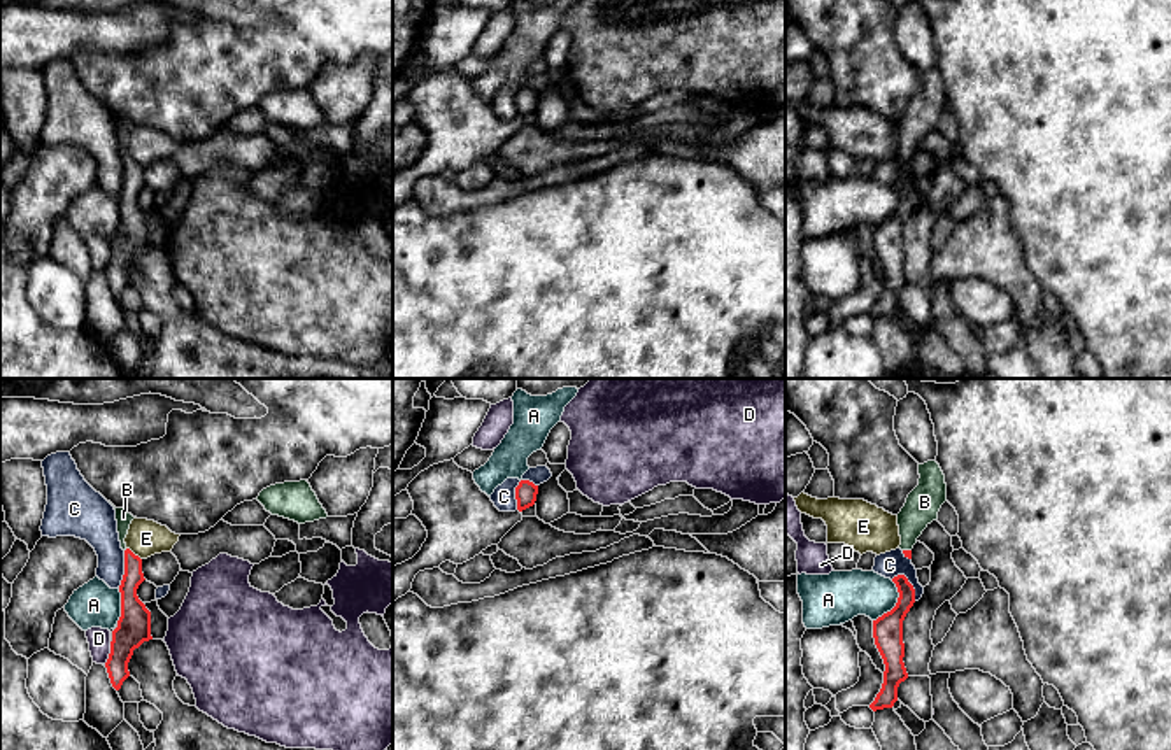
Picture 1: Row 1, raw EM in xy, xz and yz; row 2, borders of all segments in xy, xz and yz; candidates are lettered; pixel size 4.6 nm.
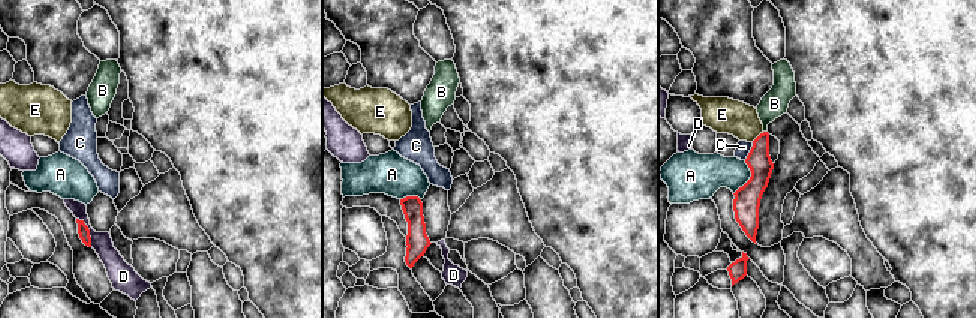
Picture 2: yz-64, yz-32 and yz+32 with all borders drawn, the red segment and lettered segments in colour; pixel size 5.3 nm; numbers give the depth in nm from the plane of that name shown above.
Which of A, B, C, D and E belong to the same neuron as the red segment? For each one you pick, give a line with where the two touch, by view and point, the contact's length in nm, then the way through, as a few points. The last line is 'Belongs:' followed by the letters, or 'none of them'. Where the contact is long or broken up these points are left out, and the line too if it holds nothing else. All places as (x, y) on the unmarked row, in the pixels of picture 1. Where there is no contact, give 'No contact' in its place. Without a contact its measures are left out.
B: Touches red at yz (907, 158). Shared border 40 nm. Path across: yz (907, 160), (907, 158), (912, 127), (924, 109)
Belongs: B

